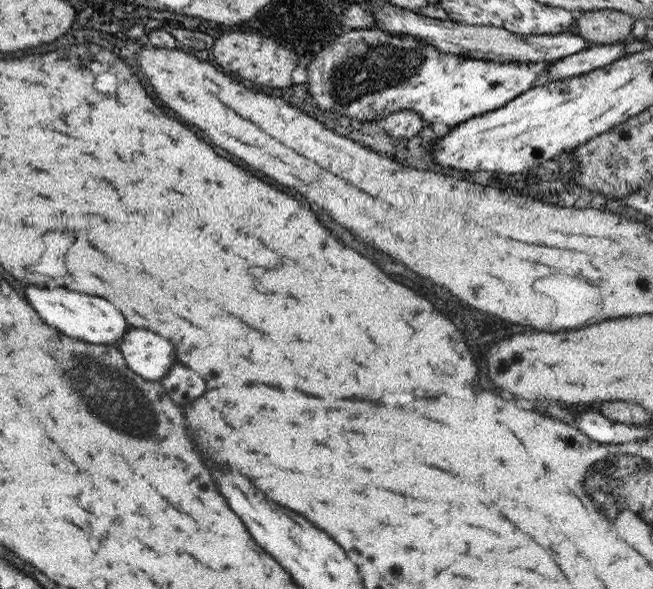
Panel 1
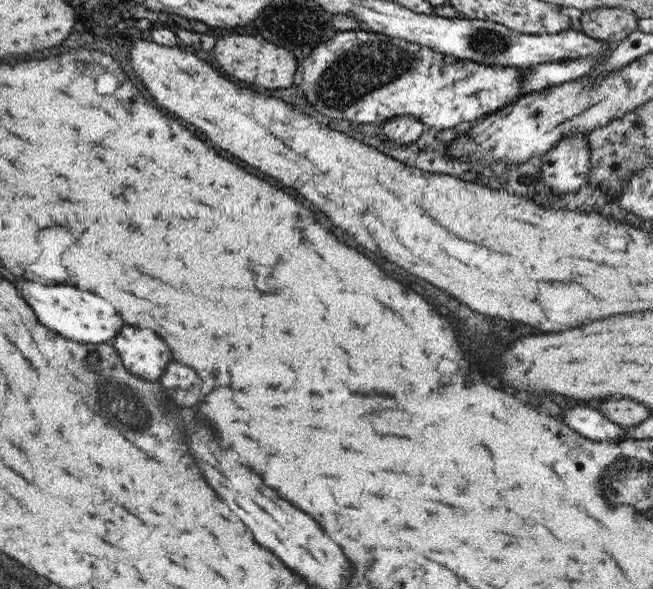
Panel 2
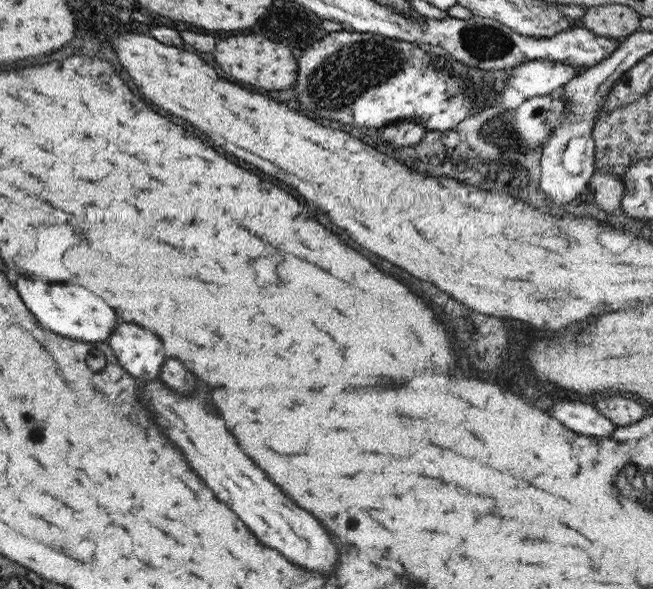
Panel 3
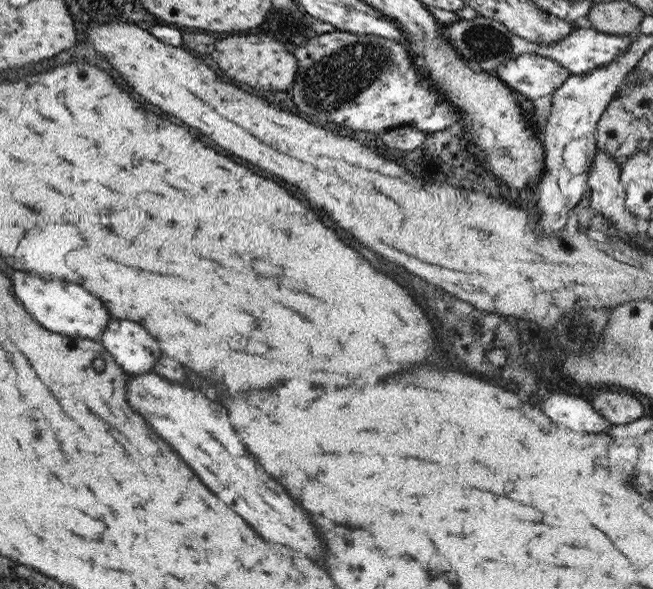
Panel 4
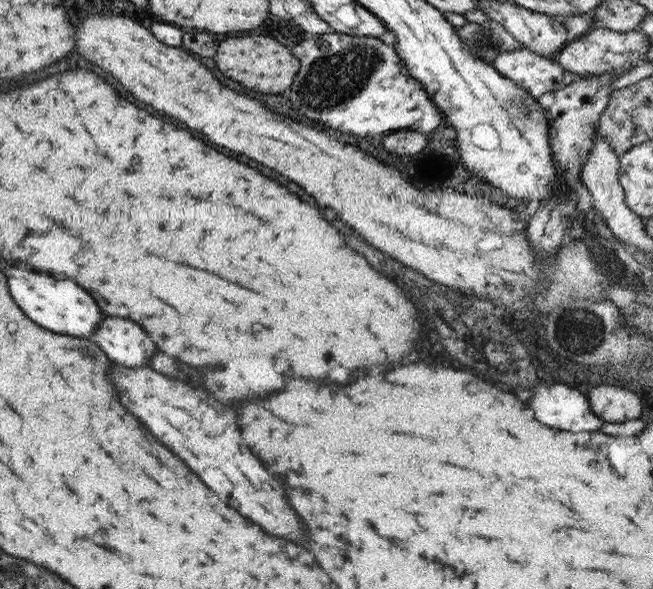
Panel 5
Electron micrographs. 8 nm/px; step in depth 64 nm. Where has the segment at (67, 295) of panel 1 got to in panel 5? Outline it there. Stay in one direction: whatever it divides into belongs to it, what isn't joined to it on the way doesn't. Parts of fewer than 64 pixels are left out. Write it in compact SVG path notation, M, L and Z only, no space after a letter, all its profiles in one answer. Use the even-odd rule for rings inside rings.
M5 268L7 288L15 304L21 312L35 322L37 326L55 332L55 334L69 334L69 336L89 336L95 330L95 324L101 320L101 312L95 302L71 280L59 280L53 276L19 270L19 268Z

